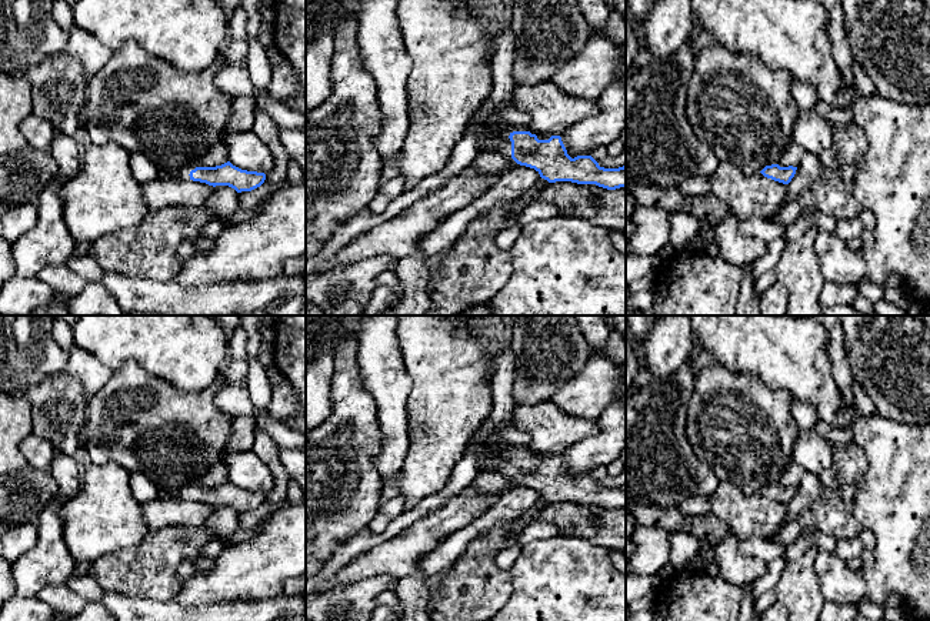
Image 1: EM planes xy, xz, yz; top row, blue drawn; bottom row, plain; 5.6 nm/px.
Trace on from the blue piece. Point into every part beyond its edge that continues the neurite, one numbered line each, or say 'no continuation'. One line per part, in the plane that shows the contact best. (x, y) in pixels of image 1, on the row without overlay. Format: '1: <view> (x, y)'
1: xz (502, 464)

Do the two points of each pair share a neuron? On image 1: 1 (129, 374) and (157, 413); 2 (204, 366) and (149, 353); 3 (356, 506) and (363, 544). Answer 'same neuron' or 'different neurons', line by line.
1: same neuron
2: same neuron
3: different neurons

